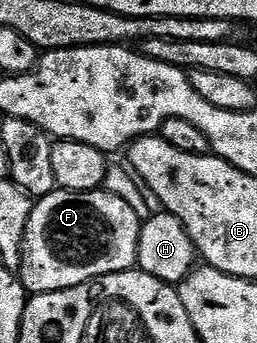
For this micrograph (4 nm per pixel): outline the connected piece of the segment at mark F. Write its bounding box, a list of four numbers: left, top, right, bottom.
[18,188,141,295]

